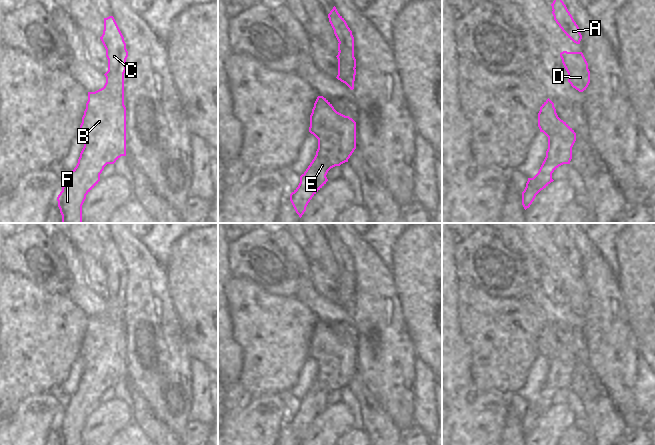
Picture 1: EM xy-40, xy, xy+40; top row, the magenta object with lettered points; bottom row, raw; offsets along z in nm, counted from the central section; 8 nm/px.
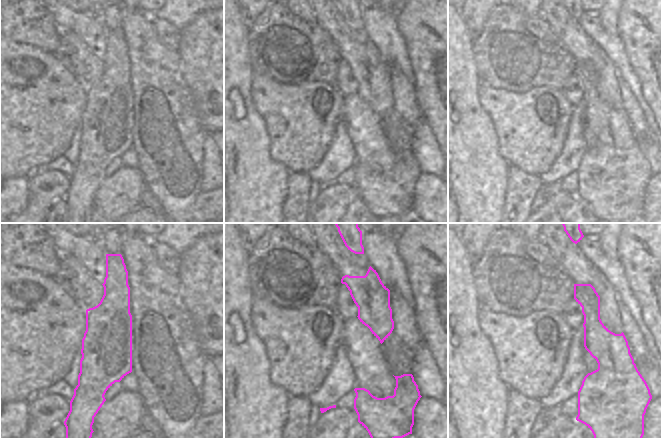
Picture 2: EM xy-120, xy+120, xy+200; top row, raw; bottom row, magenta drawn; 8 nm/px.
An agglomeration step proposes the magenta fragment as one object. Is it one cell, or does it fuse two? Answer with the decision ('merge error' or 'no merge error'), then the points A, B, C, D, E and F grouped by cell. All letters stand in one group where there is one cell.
merge error; groups A B C E F / D

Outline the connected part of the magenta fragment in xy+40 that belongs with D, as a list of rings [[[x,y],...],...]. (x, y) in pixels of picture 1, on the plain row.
[[[563,275],[560,281],[568,302],[572,305],[571,310],[579,316],[586,314],[590,307],[590,295],[583,277]]]

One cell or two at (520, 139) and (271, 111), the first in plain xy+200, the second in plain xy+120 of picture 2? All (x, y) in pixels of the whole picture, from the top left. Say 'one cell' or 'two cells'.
one cell

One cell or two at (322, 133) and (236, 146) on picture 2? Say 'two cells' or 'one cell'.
two cells

